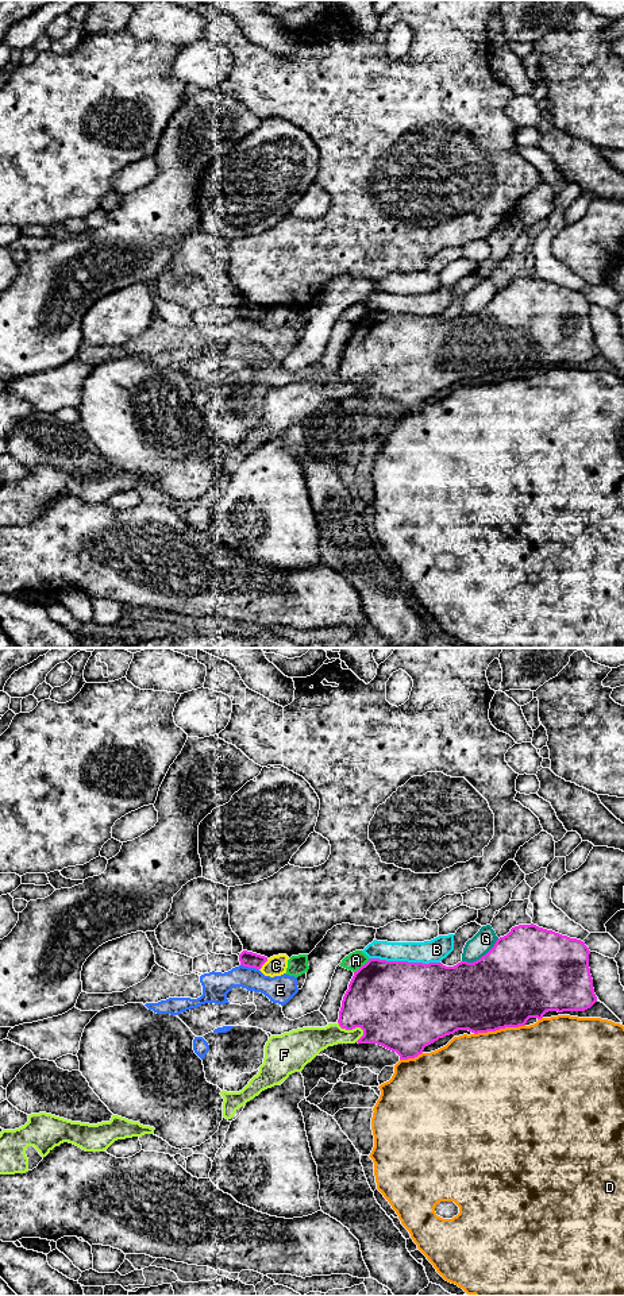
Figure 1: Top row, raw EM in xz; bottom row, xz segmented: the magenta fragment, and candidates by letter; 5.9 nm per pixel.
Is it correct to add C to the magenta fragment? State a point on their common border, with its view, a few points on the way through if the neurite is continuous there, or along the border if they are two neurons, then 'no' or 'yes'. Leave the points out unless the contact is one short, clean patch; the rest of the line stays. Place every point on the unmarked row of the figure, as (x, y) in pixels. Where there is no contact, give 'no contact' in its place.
xz (264, 315) | along xz (268, 311), (260, 321) | no

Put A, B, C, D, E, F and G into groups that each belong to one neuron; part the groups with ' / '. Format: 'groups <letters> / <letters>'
groups A / B C / D / E / F / G

